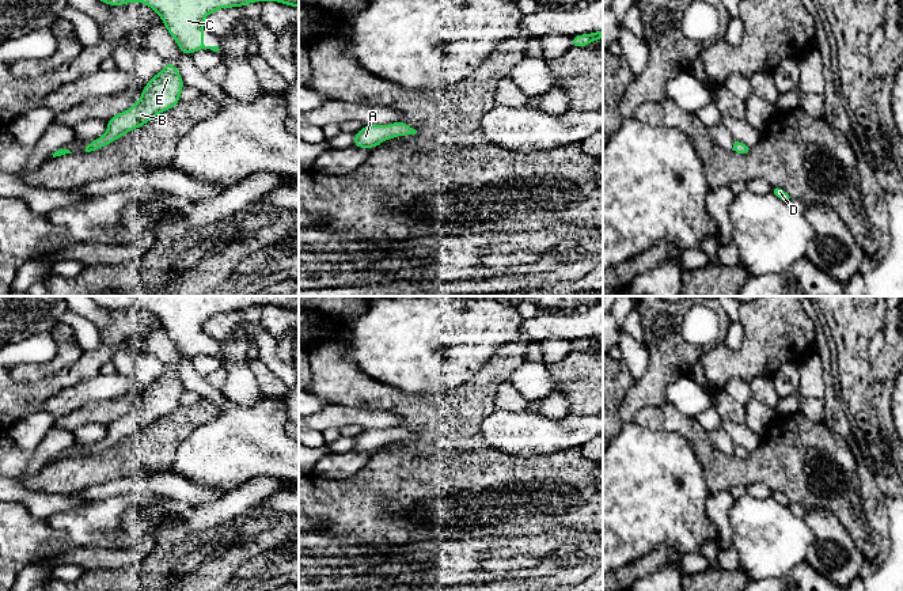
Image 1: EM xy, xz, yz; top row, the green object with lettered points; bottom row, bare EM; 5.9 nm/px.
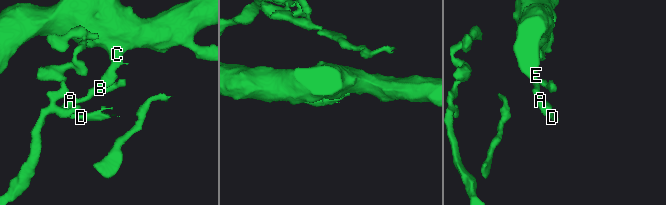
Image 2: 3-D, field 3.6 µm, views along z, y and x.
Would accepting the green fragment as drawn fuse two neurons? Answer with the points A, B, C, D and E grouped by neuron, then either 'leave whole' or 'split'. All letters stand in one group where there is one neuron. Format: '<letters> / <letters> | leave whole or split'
A B C D E | leave whole

